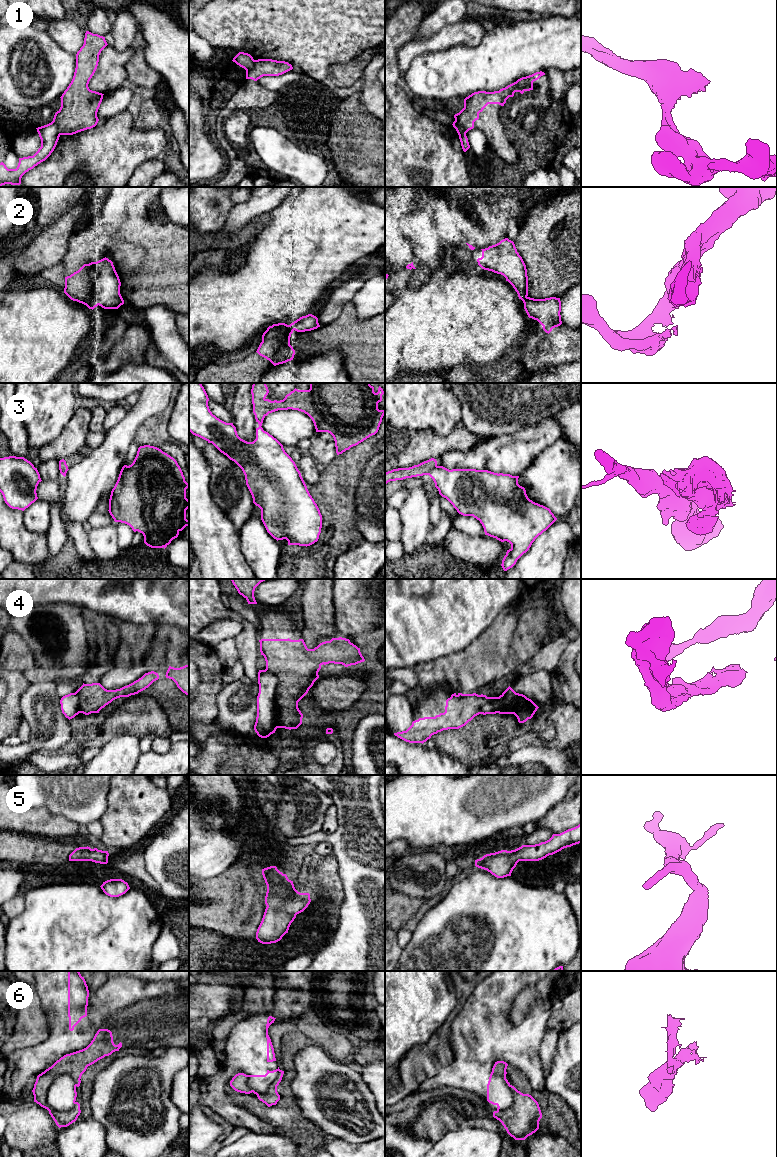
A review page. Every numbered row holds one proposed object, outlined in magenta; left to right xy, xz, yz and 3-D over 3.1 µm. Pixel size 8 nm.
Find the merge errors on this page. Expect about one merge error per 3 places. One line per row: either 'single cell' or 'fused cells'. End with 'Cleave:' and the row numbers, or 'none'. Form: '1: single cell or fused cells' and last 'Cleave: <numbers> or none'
1: fused cells
2: fused cells
3: single cell
4: fused cells
5: single cell
6: fused cells
Cleave: 1, 2, 4, 6

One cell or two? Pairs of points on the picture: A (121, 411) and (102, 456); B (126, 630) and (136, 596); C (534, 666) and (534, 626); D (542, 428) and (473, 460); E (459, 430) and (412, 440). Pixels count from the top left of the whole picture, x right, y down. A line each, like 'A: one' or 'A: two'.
A: two
B: two
C: two
D: one
E: one

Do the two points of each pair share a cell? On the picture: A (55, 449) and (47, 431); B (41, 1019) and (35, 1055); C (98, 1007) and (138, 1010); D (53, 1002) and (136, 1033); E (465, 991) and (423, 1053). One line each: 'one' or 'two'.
A: two
B: two
C: two
D: two
E: one

